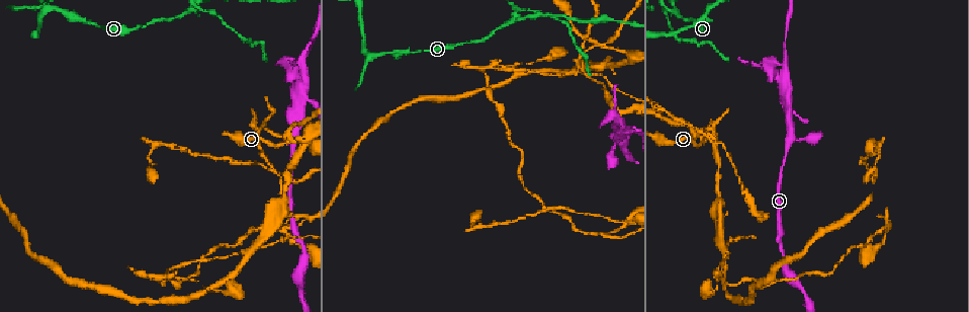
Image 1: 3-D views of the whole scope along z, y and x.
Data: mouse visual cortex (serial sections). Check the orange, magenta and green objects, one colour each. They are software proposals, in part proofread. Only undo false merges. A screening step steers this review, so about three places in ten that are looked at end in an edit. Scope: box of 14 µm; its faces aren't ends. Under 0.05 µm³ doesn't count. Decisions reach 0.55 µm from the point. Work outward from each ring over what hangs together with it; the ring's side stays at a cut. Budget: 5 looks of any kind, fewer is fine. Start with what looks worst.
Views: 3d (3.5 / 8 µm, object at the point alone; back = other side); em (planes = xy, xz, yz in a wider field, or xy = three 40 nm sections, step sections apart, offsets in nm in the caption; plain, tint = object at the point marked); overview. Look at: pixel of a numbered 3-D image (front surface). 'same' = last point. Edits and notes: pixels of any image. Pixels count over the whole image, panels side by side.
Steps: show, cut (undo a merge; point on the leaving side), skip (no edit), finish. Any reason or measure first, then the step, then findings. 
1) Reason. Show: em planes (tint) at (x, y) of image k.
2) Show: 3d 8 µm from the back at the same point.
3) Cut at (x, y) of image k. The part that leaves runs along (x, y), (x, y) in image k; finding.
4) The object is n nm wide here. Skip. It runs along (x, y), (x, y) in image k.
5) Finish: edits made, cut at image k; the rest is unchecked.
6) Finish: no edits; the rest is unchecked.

Show: 3d 8 µm at (708, 6) of image 1.

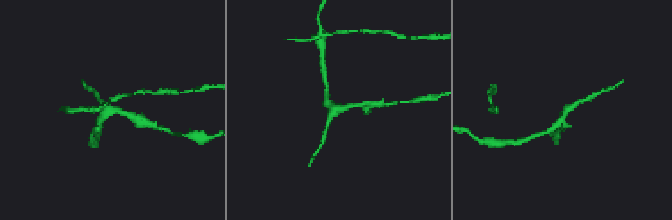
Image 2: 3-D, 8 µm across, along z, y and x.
Zoom in. Show: 3d 3.5 µm at (111, 109) of image 2.

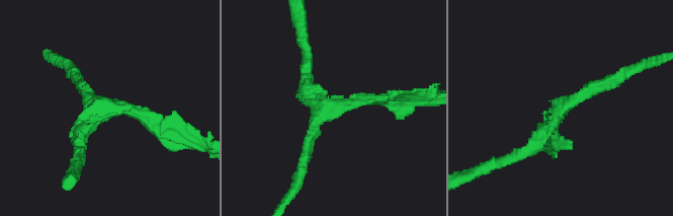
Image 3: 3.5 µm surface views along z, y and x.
3 arms meet here; the arms are 150, 150, 200 nm wide. Show: em xy step 2 (tint) at (557, 109) of image 3.

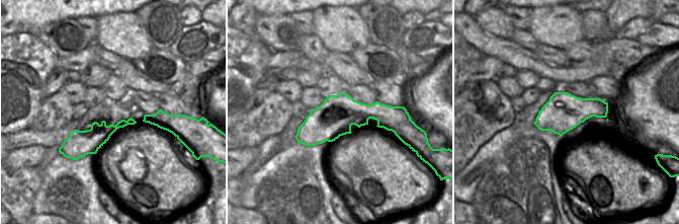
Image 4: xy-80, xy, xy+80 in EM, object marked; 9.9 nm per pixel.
Skip. It runs along (132, 122), (92, 140), (70, 140) in image 4; one cell here.

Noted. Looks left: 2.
Sharp bend. Show: em planes (tint) at (295, 66) of image 1.

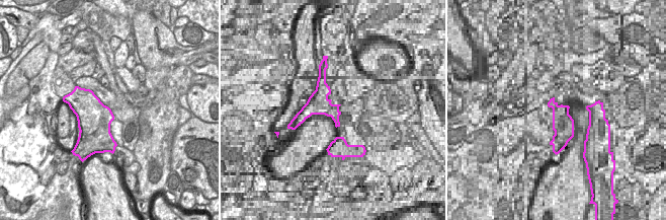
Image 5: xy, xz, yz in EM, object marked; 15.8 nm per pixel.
Show: 3d 3.5 µm at the same point.

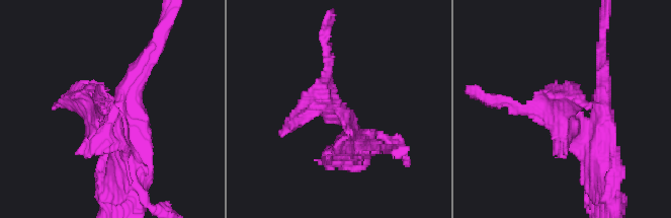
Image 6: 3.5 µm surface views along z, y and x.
Cut at (97, 147) of image 6. The part that leaves runs along (121, 137), (90, 96), (60, 102) in image 6; two cells meet here.

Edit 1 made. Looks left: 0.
Finish: edits made, cut at image 6; the rest is unchecked.

